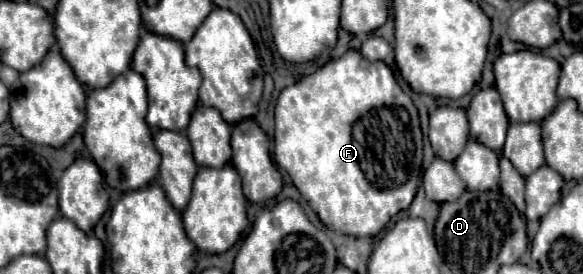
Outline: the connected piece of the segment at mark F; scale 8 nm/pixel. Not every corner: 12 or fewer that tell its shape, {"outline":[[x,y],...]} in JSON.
{"outline":[[350,49],[276,101],[274,161],[328,229],[416,195],[420,119]]}

